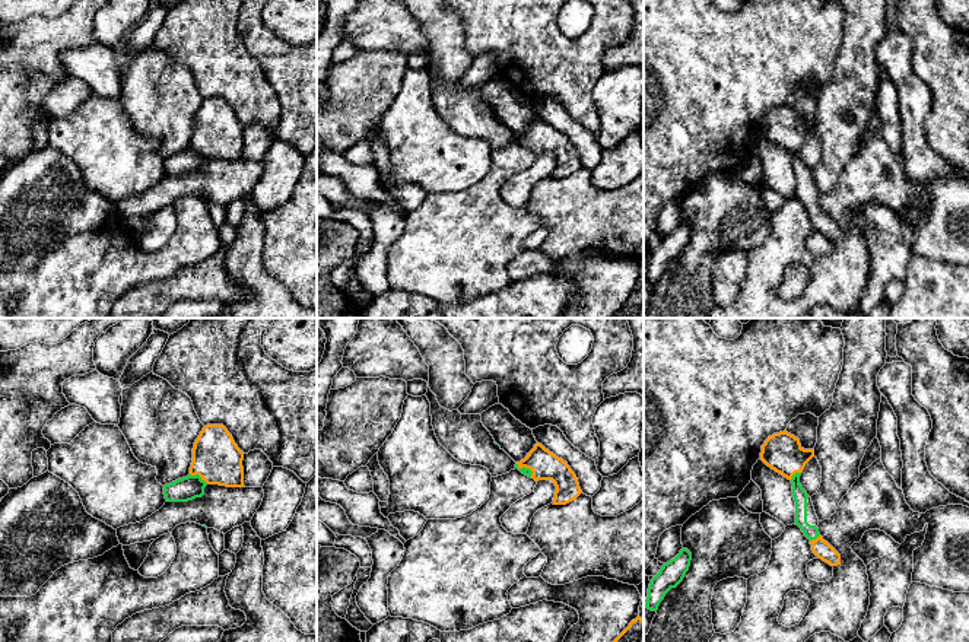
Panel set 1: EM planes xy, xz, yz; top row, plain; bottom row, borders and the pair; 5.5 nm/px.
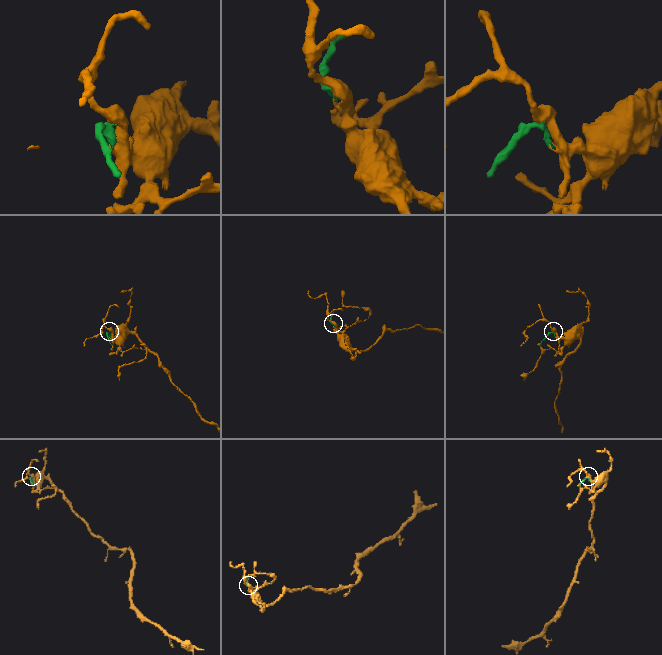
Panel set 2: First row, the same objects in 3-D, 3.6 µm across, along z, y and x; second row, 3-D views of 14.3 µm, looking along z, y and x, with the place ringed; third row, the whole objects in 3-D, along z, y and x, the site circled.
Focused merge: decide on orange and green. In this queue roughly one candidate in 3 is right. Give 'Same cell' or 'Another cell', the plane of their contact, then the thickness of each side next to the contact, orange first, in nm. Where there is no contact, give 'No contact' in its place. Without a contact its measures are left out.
Same cell. Touches orange in xy. Thickness 280 nm (orange) against 130 nm

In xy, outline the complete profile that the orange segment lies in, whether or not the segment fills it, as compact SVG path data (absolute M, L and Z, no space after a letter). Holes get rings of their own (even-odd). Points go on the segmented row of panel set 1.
M223 425L204 426L194 442L190 474L163 486L166 502L188 502L201 498L207 484L244 487L242 460L244 452Z

